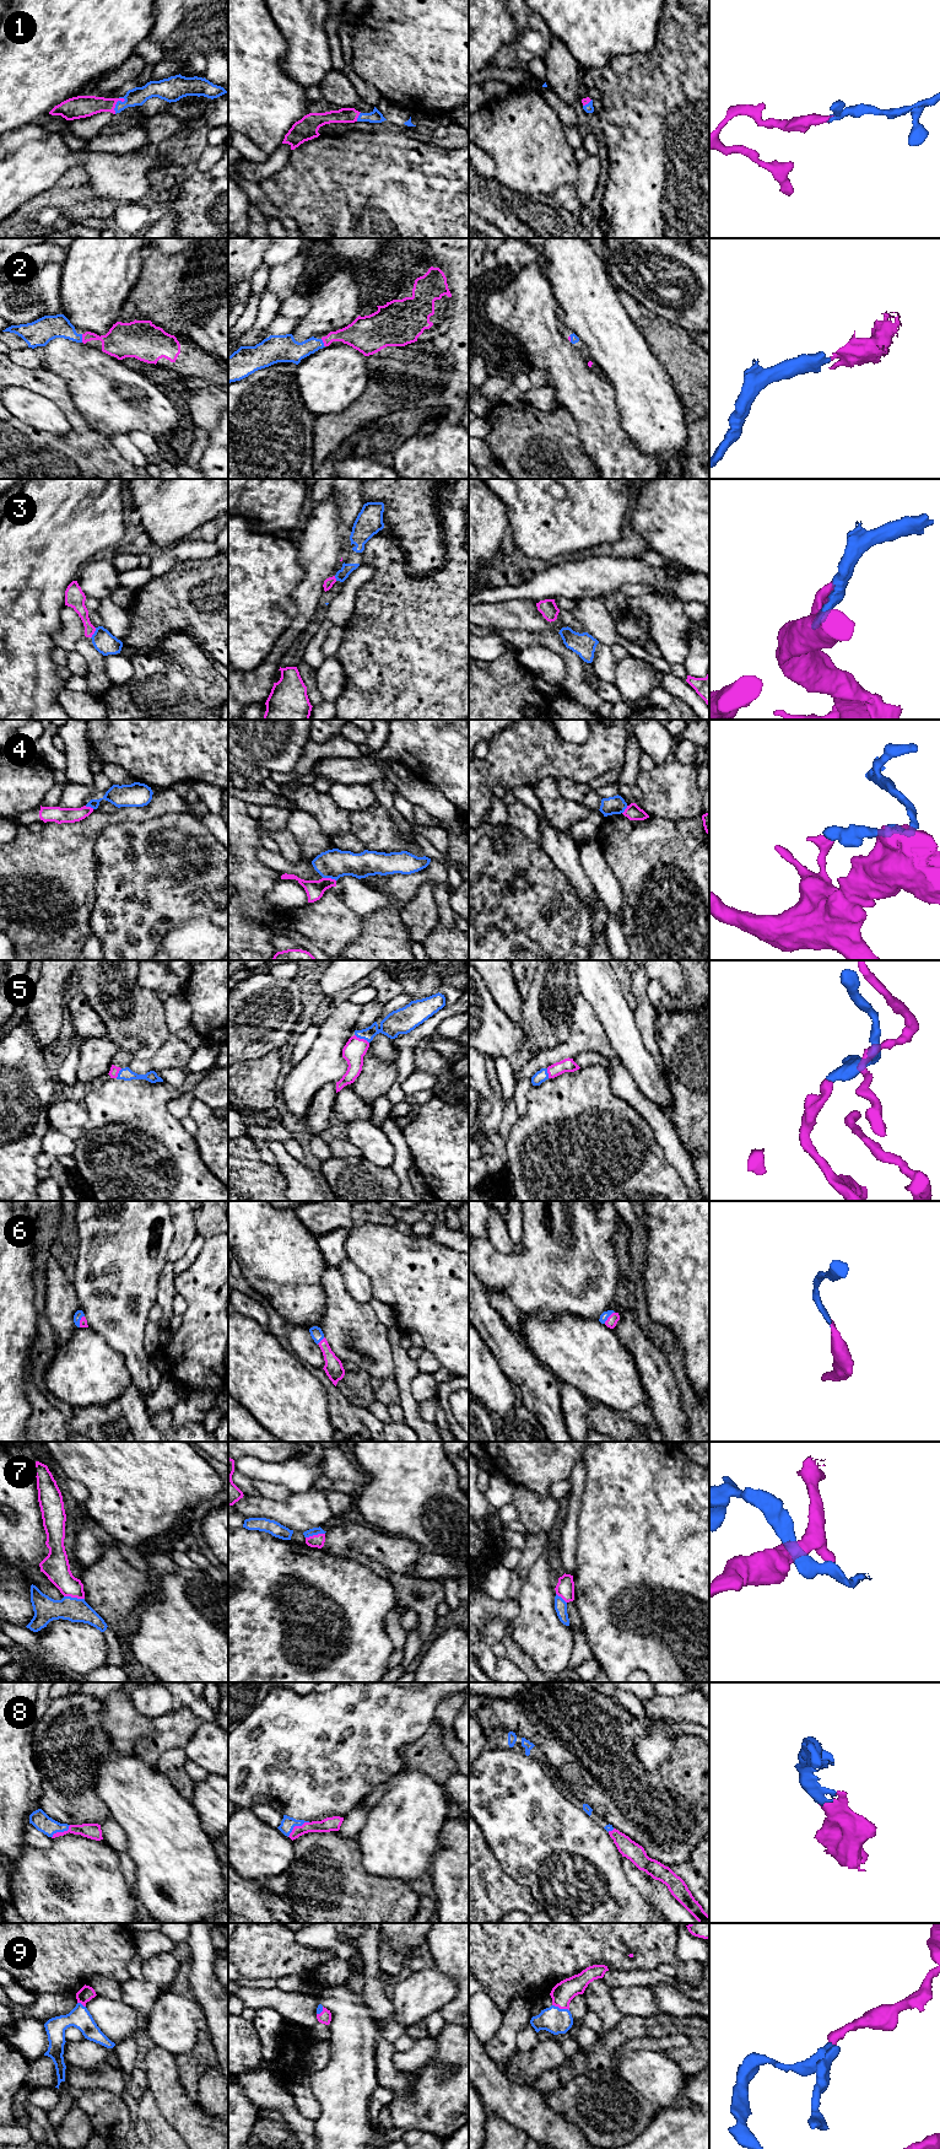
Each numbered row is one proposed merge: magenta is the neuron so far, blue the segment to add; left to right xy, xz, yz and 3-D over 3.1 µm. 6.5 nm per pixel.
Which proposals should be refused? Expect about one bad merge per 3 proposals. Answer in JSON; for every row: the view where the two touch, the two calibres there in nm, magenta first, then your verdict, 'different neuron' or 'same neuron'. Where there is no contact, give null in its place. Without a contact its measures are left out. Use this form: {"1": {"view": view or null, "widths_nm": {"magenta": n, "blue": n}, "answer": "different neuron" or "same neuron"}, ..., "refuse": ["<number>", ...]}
{"1": {"view": "xy", "widths_nm": {"magenta": 140, "blue": 120}, "answer": "same neuron"}, "2": {"view": "xy", "widths_nm": {"magenta": 220, "blue": 160}, "answer": "same neuron"}, "3": {"view": "xy", "widths_nm": {"magenta": 120, "blue": 150}, "answer": "different neuron"}, "4": {"view": "xz", "widths_nm": {"magenta": 120, "blue": 190}, "answer": "different neuron"}, "5": {"view": "xz", "widths_nm": {"magenta": 140, "blue": 150}, "answer": "same neuron"}, "6": {"view": "yz", "widths_nm": {"magenta": 70, "blue": 50}, "answer": "same neuron"}, "7": {"view": "xy", "widths_nm": {"magenta": 180, "blue": 160}, "answer": "different neuron"}, "8": {"view": "xz", "widths_nm": {"magenta": 100, "blue": 90}, "answer": "same neuron"}, "9": {"view": "yz", "widths_nm": {"magenta": 150, "blue": 170}, "answer": "same neuron"}, "refuse": ["3", "4", "7"]}

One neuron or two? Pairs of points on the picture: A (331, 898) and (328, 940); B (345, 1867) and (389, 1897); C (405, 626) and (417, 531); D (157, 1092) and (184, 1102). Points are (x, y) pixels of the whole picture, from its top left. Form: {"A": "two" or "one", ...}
{"A": "one", "B": "one", "C": "two", "D": "two"}

